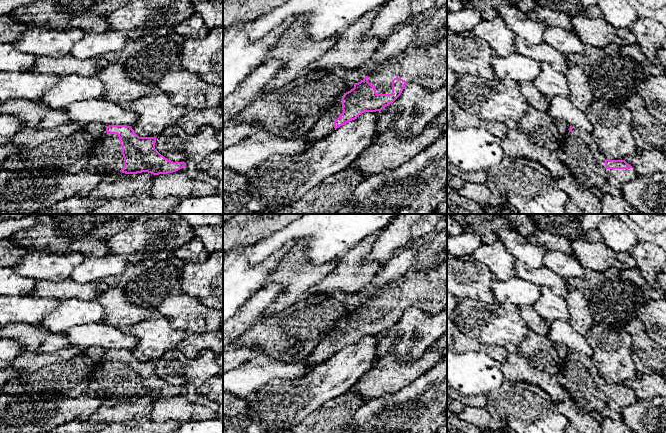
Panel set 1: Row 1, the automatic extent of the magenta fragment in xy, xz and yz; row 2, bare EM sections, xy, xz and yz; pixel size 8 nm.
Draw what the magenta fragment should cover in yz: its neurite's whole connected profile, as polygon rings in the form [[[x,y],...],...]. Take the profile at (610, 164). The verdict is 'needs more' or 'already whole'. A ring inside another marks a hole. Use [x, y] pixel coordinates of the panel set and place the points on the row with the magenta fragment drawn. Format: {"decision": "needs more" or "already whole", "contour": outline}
{"decision": "needs more", "contour": [[[570,126],[558,143],[555,156],[565,165],[569,174],[589,188],[600,191],[602,194],[622,196],[624,183],[637,177],[635,170],[625,160],[609,160],[598,148],[589,132]]]}

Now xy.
{"decision": "needs more", "contour": [[[109,125],[98,137],[95,147],[83,169],[105,174],[137,174],[148,172],[153,175],[176,172],[186,166],[185,162],[173,162],[155,149],[156,137],[139,137],[131,126]]]}

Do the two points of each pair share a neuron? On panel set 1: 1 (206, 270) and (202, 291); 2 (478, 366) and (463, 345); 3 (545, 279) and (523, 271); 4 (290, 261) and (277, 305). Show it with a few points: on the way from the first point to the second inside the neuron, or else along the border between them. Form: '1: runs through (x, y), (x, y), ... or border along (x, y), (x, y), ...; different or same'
1: runs through (206, 275), (206, 286); same
2: border along (457, 351), (481, 351), (490, 357); different
3: runs through (540, 276), (528, 274); same
4: runs through (290, 272), (290, 292), (288, 294); same

